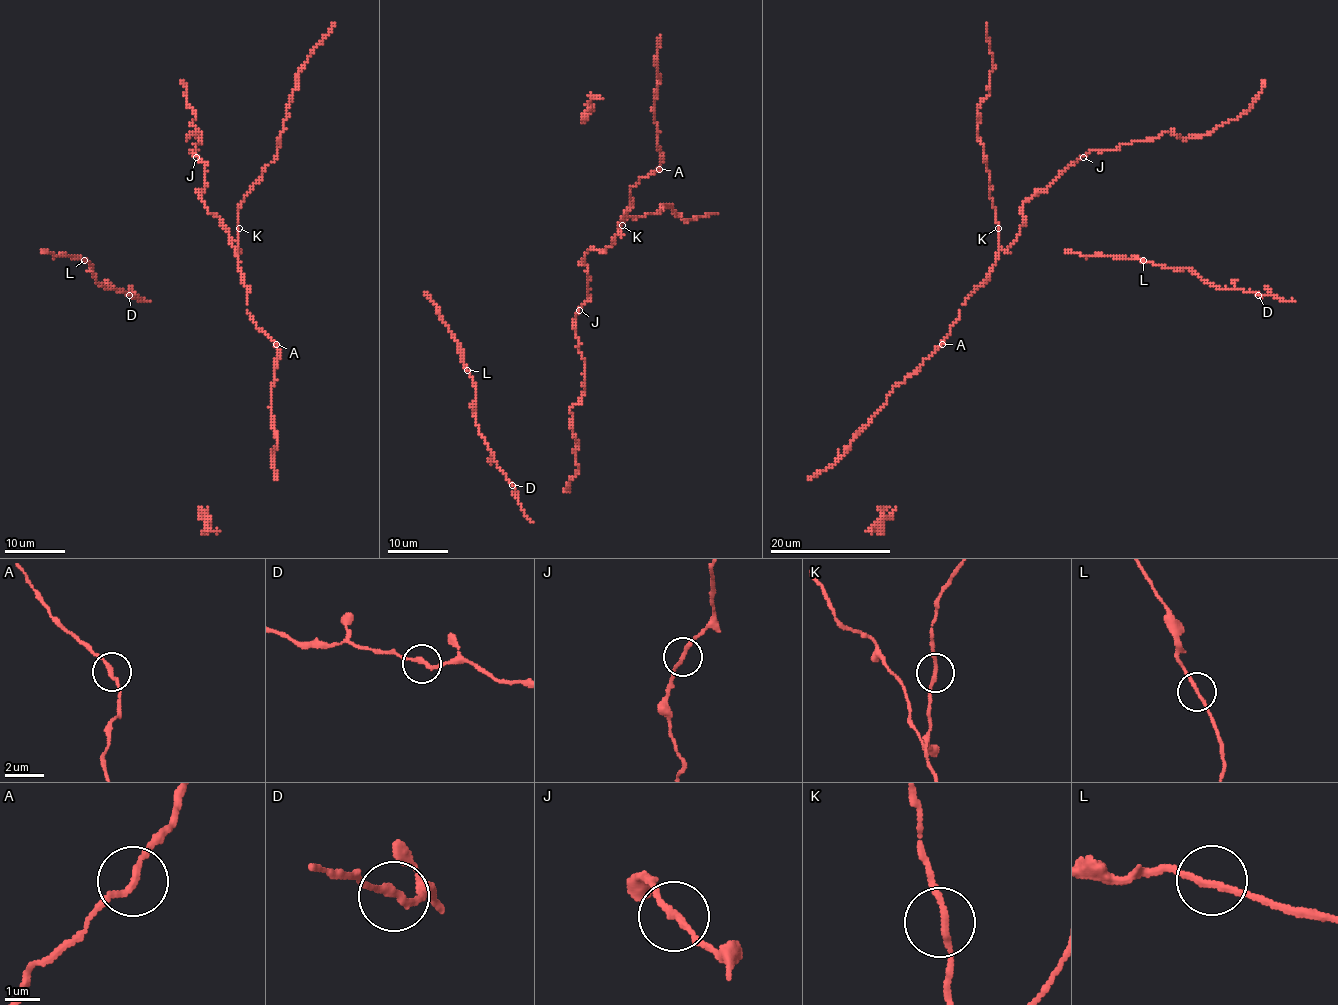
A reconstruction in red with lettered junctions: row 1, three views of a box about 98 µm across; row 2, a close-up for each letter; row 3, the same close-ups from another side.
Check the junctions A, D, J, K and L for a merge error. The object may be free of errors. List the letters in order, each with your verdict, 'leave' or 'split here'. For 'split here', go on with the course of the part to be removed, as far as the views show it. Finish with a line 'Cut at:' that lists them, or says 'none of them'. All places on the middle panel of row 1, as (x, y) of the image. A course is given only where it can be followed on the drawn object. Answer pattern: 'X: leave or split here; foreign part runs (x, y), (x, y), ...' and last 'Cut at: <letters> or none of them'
A: leave
D: leave
J: leave
K: leave
L: leave
Cut at: none of them

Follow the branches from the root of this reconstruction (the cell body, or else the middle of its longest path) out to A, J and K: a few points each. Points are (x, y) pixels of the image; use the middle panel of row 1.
A: (596, 251), (604, 252), (613, 246), (619, 225), (631, 207), (631, 187), (659, 169)
J: (596, 251), (590, 249), (584, 258), (588, 275), (588, 297), (579, 310)
K: (596, 251), (604, 252), (611, 247), (622, 225)

